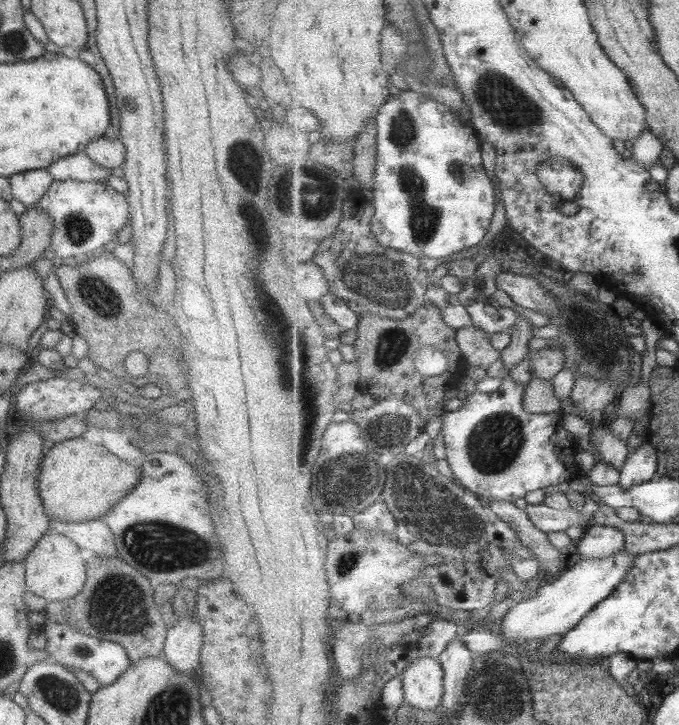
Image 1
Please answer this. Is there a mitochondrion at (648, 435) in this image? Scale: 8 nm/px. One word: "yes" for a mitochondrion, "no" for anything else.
no

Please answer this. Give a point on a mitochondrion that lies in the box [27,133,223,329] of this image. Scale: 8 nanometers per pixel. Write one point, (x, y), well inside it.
(77, 229)

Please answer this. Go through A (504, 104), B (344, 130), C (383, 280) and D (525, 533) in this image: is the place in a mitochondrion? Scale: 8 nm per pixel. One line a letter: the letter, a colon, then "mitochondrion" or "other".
A: mitochondrion
B: other
C: mitochondrion
D: other

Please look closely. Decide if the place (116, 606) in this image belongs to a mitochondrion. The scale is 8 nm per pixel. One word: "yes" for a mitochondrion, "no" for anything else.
yes

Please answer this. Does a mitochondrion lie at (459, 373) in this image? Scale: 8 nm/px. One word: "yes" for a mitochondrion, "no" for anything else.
no

